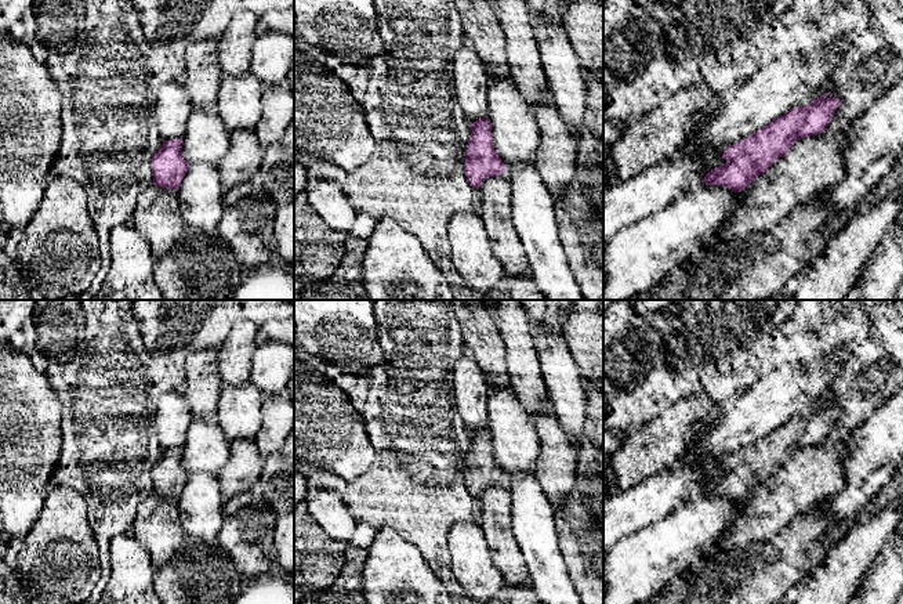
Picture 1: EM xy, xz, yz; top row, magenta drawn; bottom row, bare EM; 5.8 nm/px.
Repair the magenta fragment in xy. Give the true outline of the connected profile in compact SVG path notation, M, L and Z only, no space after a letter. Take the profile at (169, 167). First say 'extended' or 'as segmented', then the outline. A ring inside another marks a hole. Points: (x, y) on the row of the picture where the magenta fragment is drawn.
as segmented; M182 138L163 142L150 160L155 185L178 191L189 166L181 152Z

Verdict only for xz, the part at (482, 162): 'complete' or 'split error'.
complete

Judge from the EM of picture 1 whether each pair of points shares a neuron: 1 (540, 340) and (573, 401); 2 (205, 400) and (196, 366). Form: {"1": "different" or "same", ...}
{"1": "same", "2": "same"}

